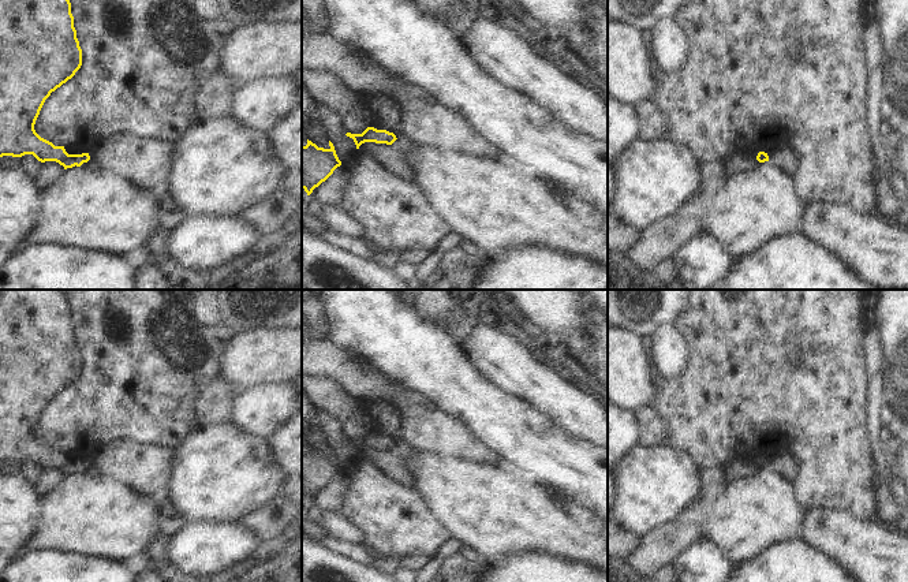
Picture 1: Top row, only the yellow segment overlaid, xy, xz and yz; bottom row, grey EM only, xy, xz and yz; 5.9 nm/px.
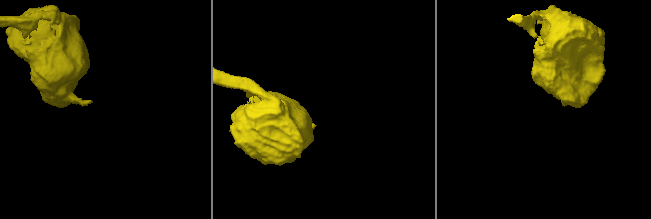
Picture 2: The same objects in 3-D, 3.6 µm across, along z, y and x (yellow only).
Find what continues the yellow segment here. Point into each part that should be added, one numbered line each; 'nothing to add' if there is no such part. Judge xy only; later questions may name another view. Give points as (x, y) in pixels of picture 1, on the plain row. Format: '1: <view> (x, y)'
nothing to add

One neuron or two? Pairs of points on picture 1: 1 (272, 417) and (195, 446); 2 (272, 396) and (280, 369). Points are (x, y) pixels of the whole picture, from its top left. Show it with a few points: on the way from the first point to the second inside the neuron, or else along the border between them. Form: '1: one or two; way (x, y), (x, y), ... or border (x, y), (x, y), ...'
1: two; border (231, 420), (243, 429), (265, 439)
2: two; border (287, 381), (261, 383), (245, 390)

